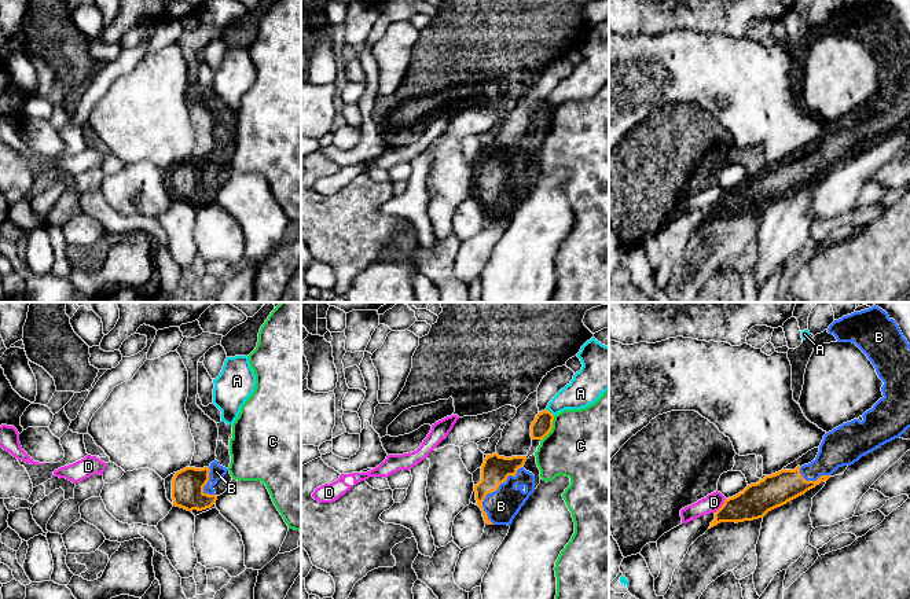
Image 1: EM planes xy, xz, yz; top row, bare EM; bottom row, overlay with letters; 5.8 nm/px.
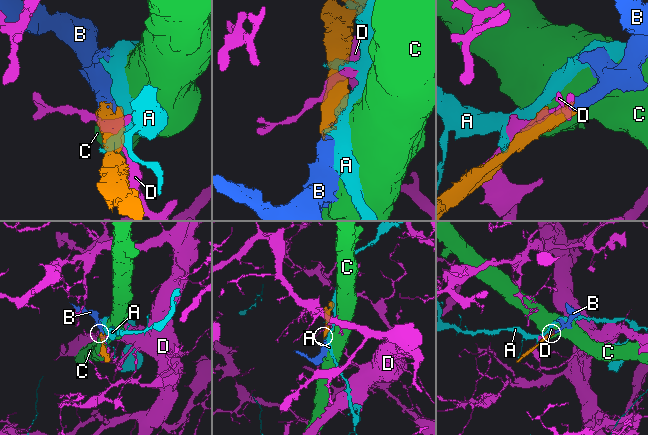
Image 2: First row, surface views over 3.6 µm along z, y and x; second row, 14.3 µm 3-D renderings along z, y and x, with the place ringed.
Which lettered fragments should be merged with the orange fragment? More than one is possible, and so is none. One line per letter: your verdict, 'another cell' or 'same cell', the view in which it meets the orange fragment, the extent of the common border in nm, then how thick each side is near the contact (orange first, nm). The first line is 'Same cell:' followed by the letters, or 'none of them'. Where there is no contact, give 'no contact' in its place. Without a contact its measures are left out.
Same cell: B
A: another cell | xz | 70 nm | 120/190 nm
B: same cell | xz | 380 nm | 160/190 nm
C: another cell | xz | 160 nm | 120/440 nm
D: another cell | yz | 110 nm | 190/100 nm

